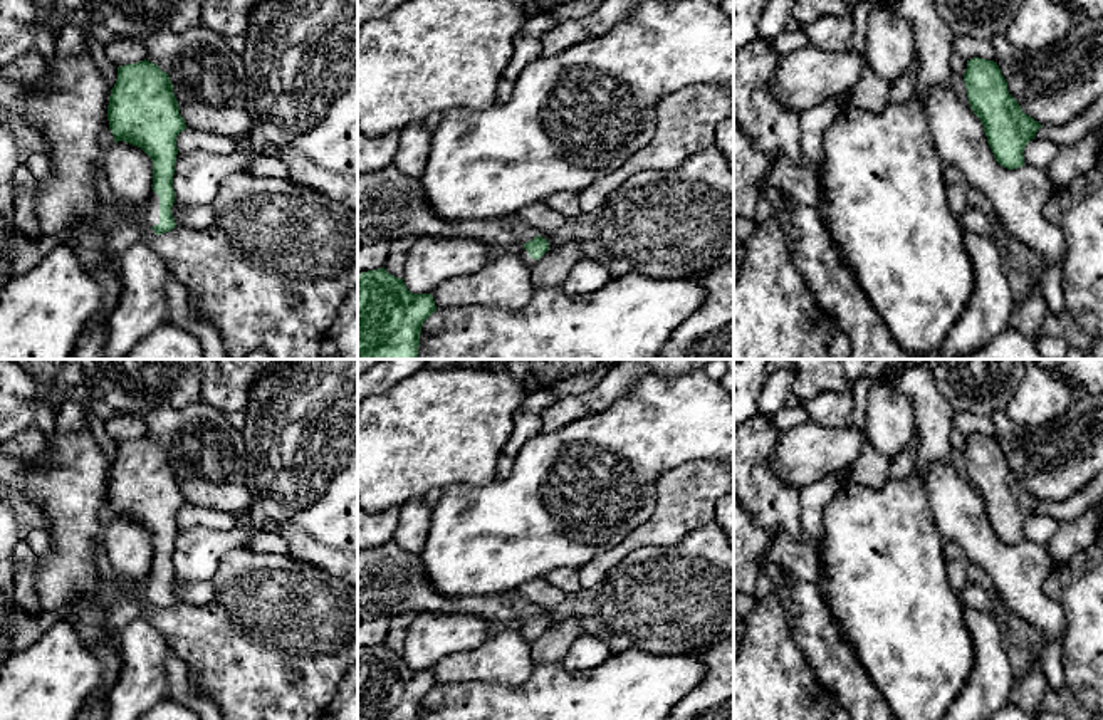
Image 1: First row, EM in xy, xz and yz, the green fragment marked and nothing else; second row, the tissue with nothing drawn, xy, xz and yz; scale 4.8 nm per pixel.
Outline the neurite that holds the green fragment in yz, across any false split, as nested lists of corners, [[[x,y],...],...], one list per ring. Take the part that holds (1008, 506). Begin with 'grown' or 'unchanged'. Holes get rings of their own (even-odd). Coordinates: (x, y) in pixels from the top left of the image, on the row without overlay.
unchanged | [[[967,436],[964,458],[970,485],[984,502],[996,537],[1007,545],[1024,542],[1024,524],[1043,502],[1022,488],[994,436]]]

